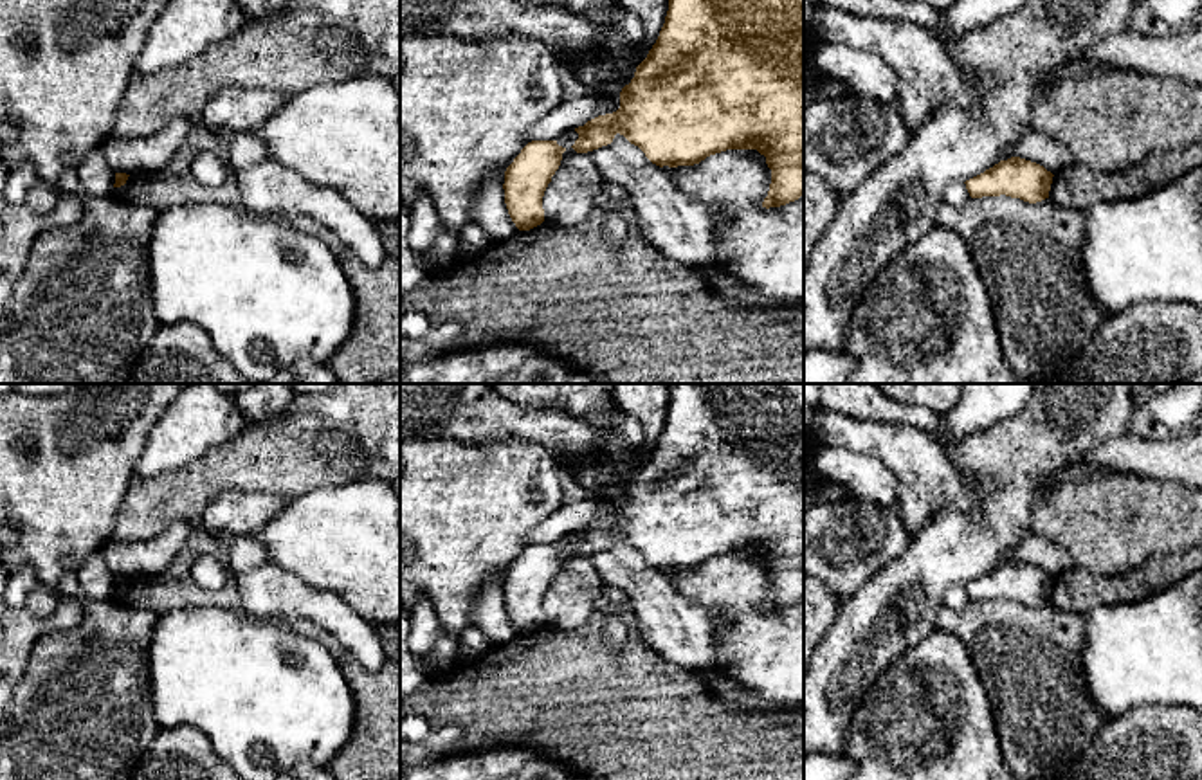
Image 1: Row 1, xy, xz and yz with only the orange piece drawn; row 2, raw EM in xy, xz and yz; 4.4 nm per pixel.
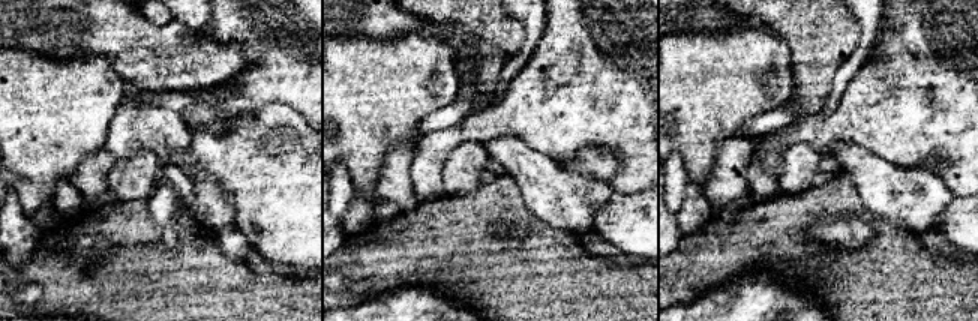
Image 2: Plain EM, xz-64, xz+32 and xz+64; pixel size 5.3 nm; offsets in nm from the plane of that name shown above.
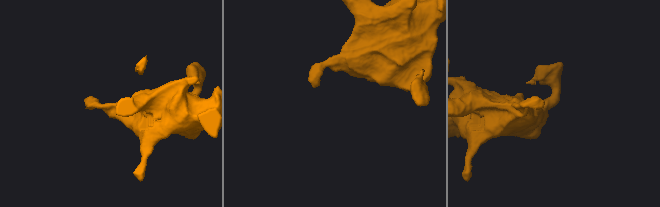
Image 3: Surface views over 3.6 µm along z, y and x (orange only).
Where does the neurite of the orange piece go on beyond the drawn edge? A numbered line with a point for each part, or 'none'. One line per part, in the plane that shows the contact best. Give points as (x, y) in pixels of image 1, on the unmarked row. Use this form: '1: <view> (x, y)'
none

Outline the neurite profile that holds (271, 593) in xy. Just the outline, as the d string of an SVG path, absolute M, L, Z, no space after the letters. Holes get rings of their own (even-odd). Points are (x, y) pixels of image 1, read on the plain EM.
M263 564L236 578L240 611L254 620L290 623L306 620L332 634L369 672L380 672L387 661L378 627L359 616L344 598L323 591L288 569Z

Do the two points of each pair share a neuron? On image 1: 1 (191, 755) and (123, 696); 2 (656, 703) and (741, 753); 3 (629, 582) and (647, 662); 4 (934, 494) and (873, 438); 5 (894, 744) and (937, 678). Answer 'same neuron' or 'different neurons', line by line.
1: different neurons
2: same neuron
3: different neurons
4: same neuron
5: same neuron

